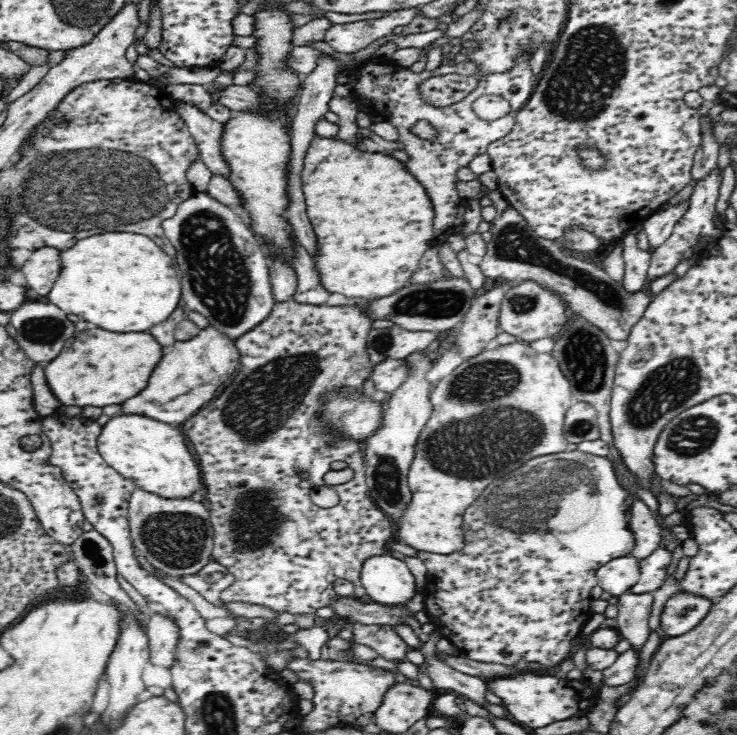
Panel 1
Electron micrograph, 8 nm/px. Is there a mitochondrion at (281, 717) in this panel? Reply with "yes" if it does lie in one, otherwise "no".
no

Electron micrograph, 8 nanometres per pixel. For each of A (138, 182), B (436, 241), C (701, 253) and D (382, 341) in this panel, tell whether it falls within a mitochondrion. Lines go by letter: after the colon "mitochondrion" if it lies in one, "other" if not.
A: mitochondrion
B: other
C: other
D: mitochondrion

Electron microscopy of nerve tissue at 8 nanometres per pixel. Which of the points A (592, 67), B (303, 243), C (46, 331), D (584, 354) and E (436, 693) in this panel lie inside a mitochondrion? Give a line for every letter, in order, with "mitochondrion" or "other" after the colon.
A: mitochondrion
B: other
C: mitochondrion
D: mitochondrion
E: other

